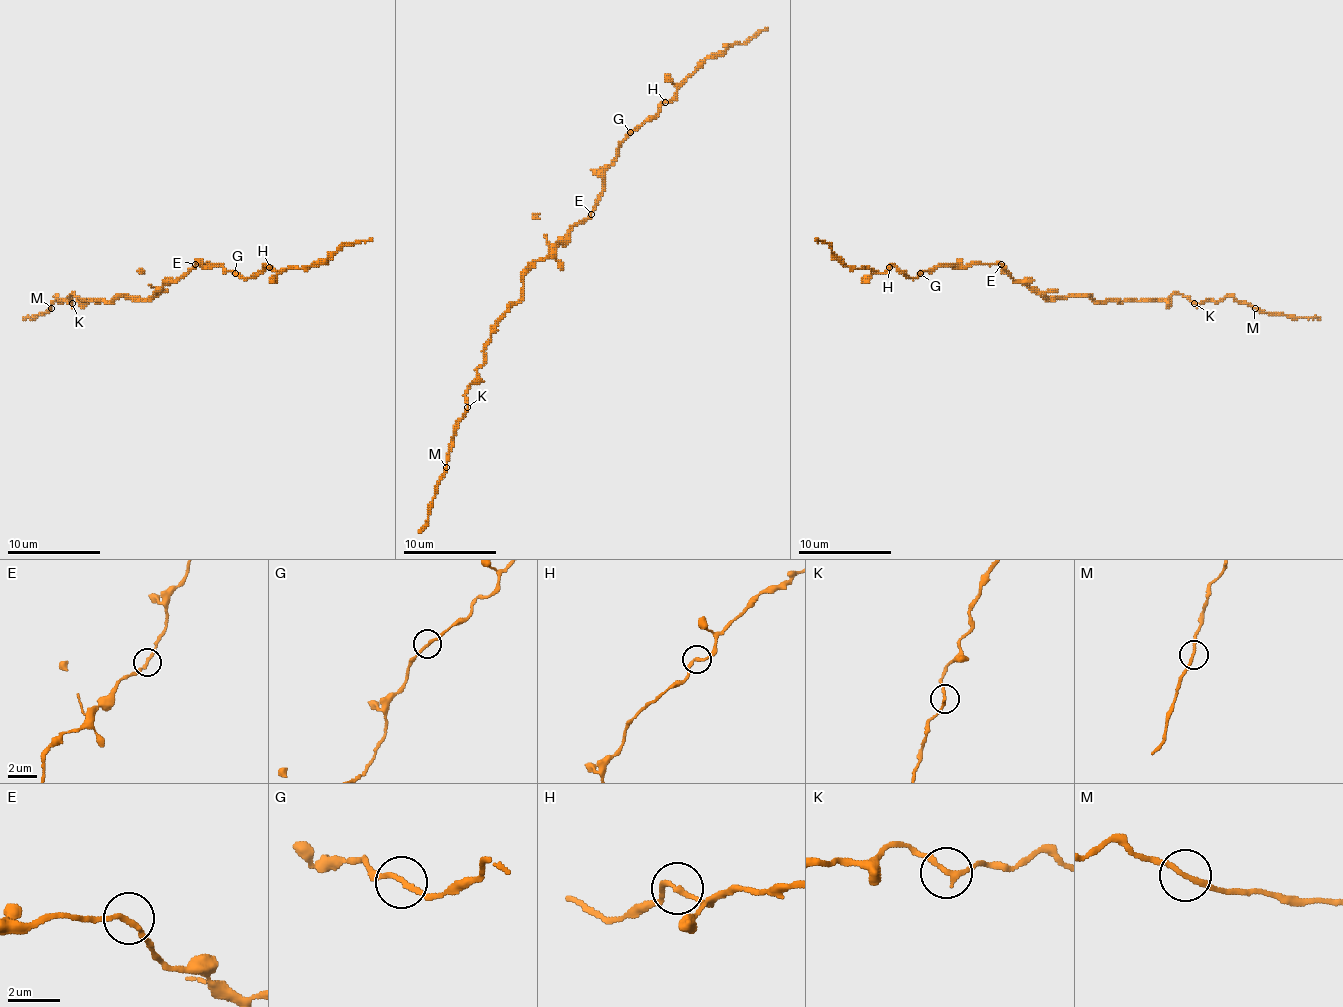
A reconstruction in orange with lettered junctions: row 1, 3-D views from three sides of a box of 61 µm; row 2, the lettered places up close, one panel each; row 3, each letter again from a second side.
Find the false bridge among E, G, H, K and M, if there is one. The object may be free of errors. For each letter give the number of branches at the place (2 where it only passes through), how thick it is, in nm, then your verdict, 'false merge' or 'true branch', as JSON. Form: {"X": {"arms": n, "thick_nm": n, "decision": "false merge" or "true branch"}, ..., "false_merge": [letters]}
{"E": {"arms": 2, "thick_nm": 200, "decision": "true branch"}, "G": {"arms": 2, "thick_nm": 190, "decision": "true branch"}, "H": {"arms": 2, "thick_nm": 200, "decision": "true branch"}, "K": {"arms": 2, "thick_nm": 220, "decision": "true branch"}, "M": {"arms": 2, "thick_nm": 190, "decision": "true branch"}, "false_merge": []}

